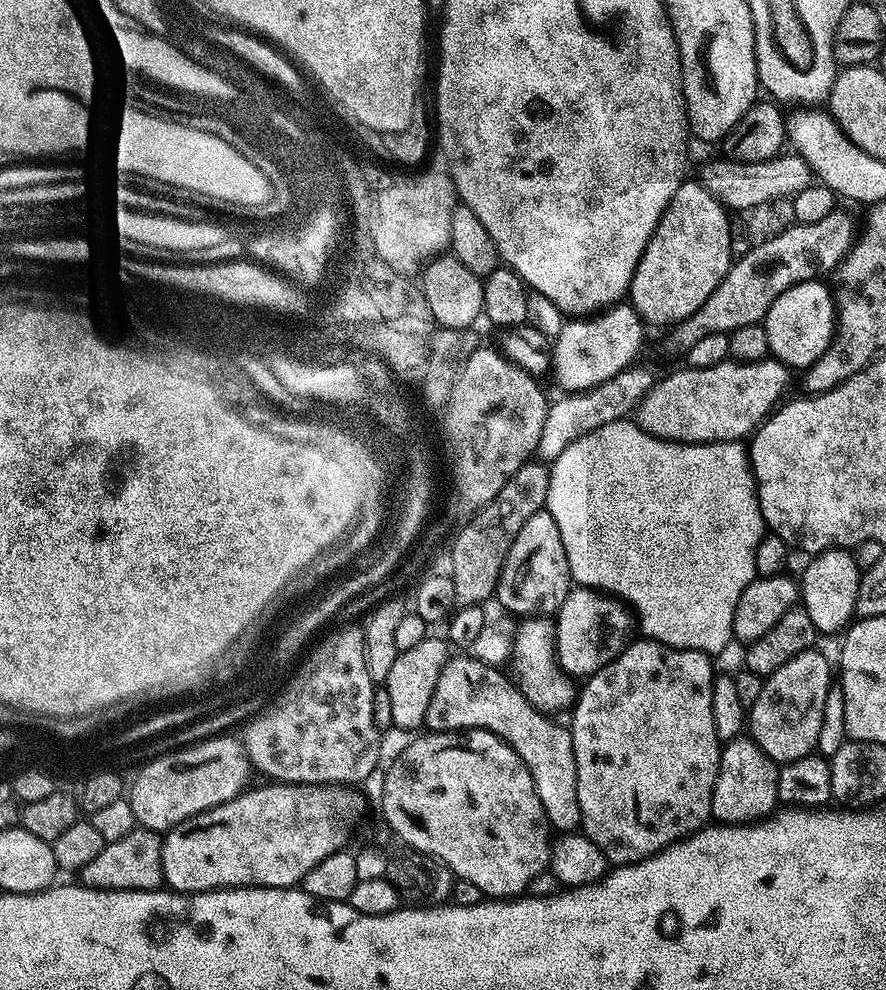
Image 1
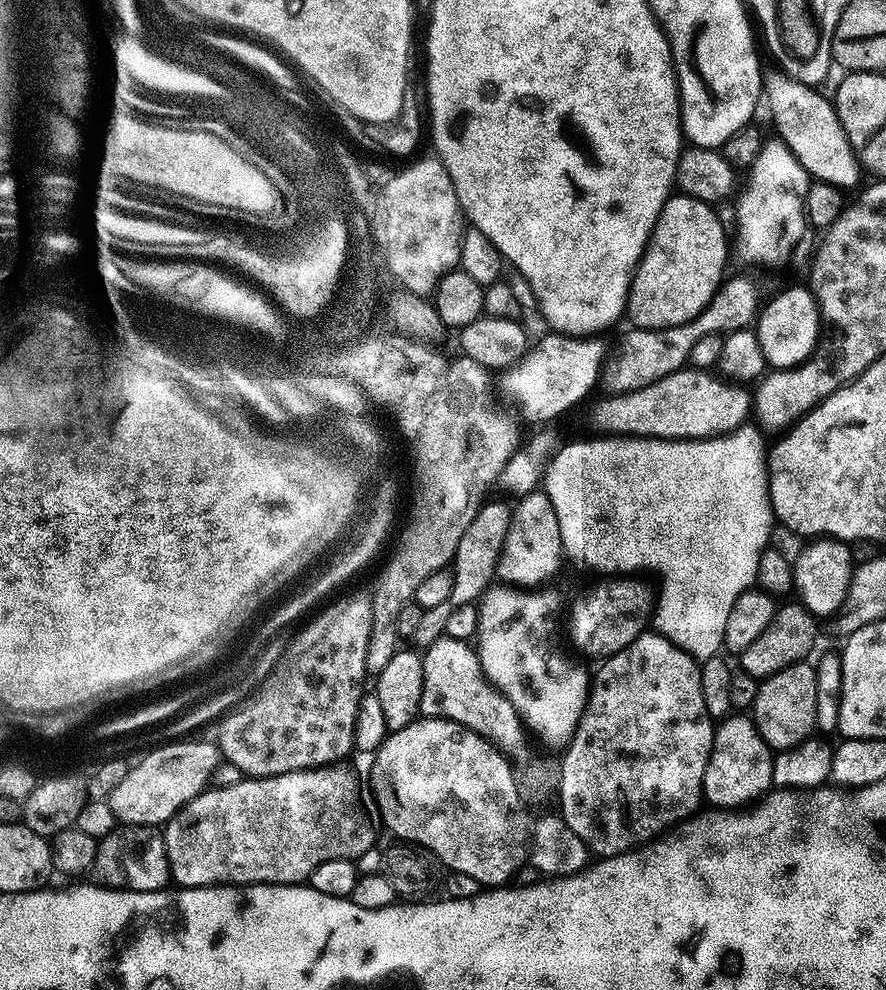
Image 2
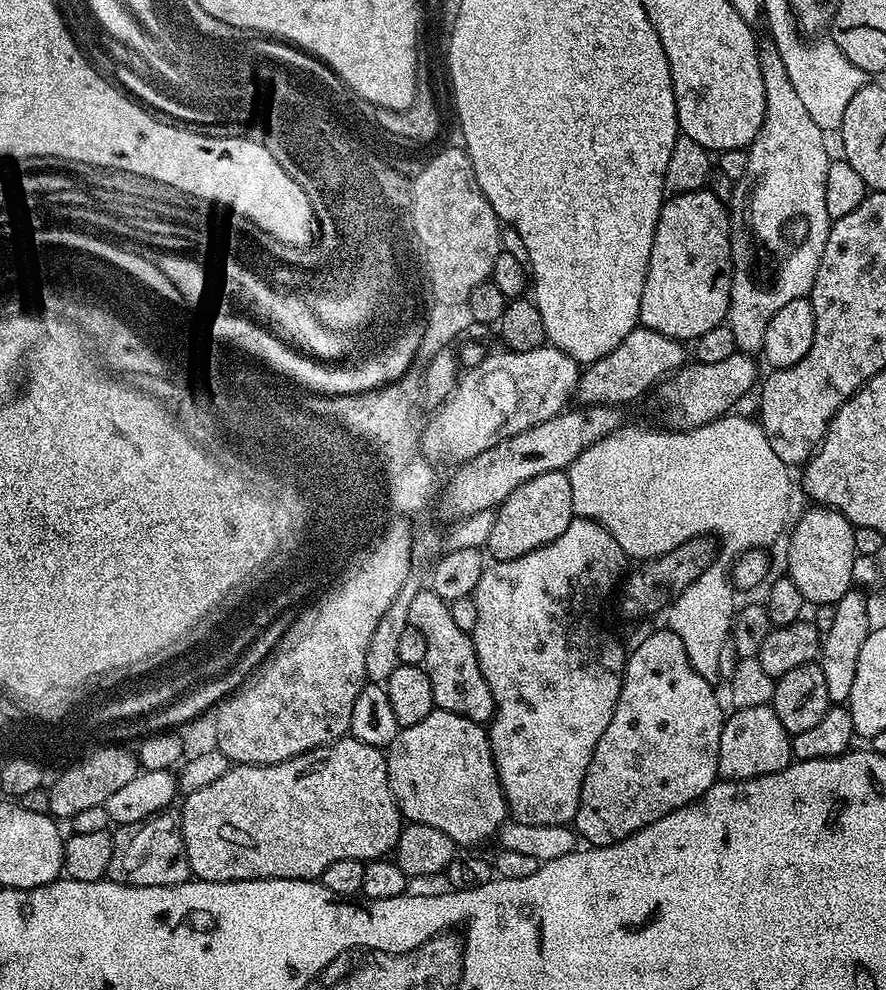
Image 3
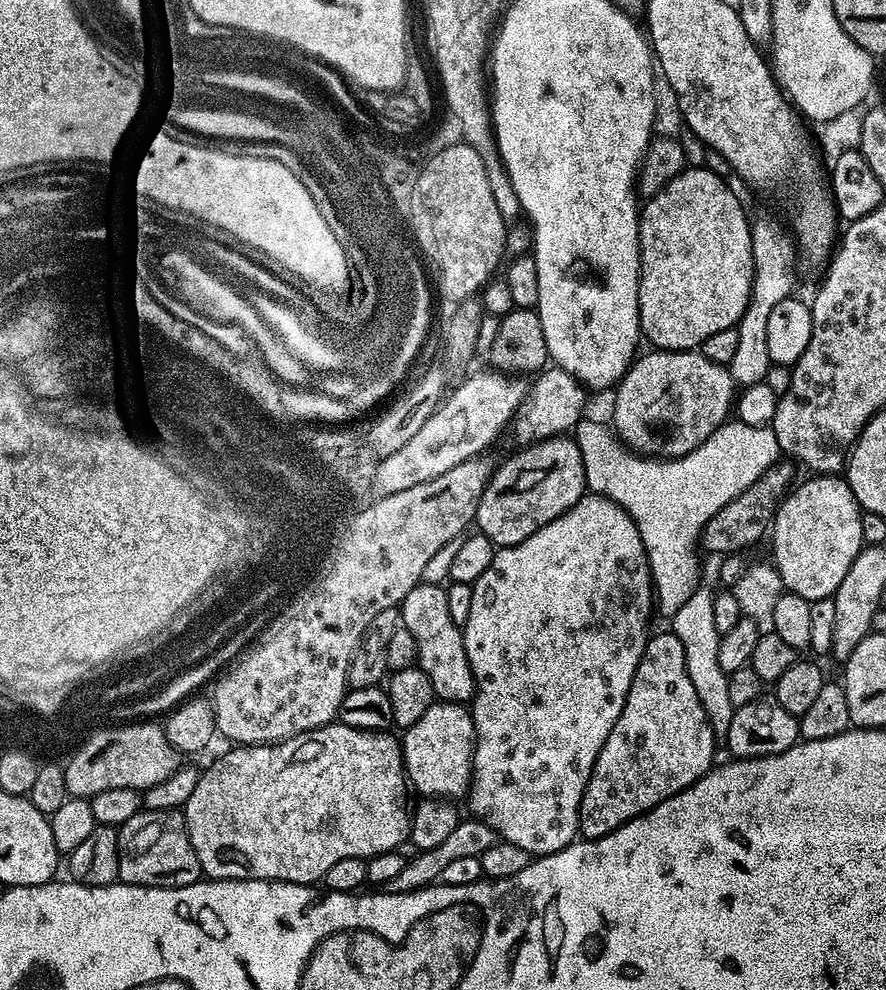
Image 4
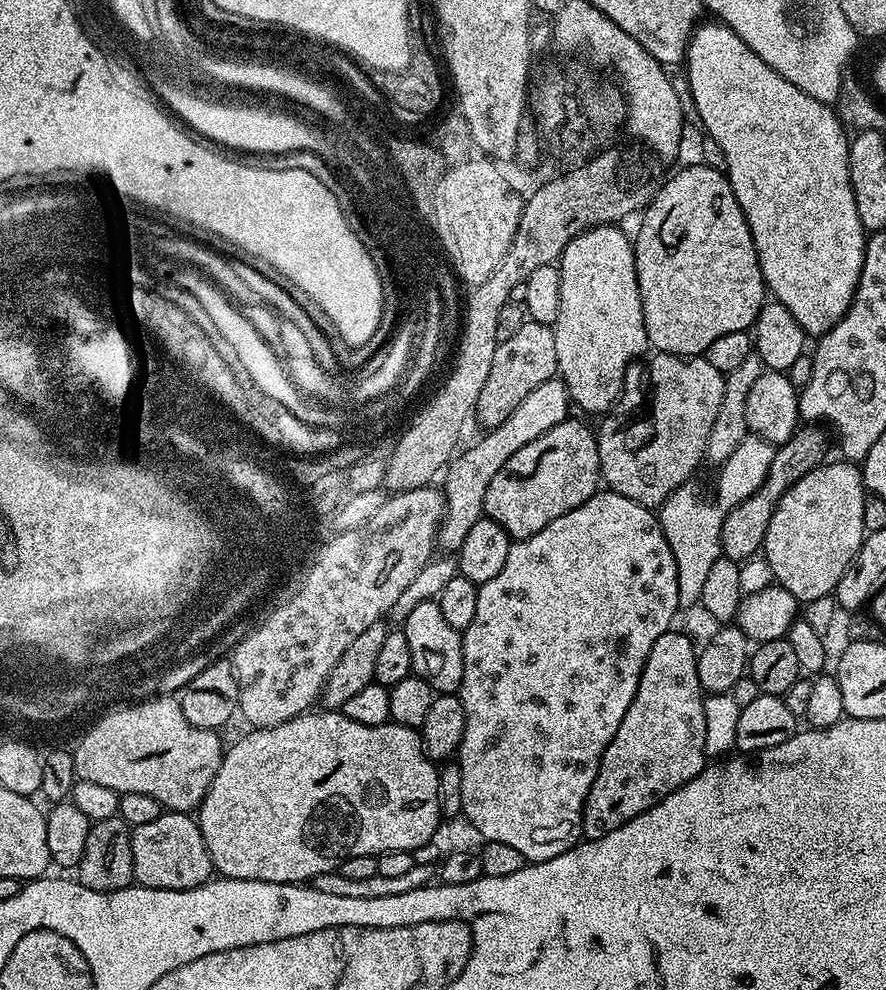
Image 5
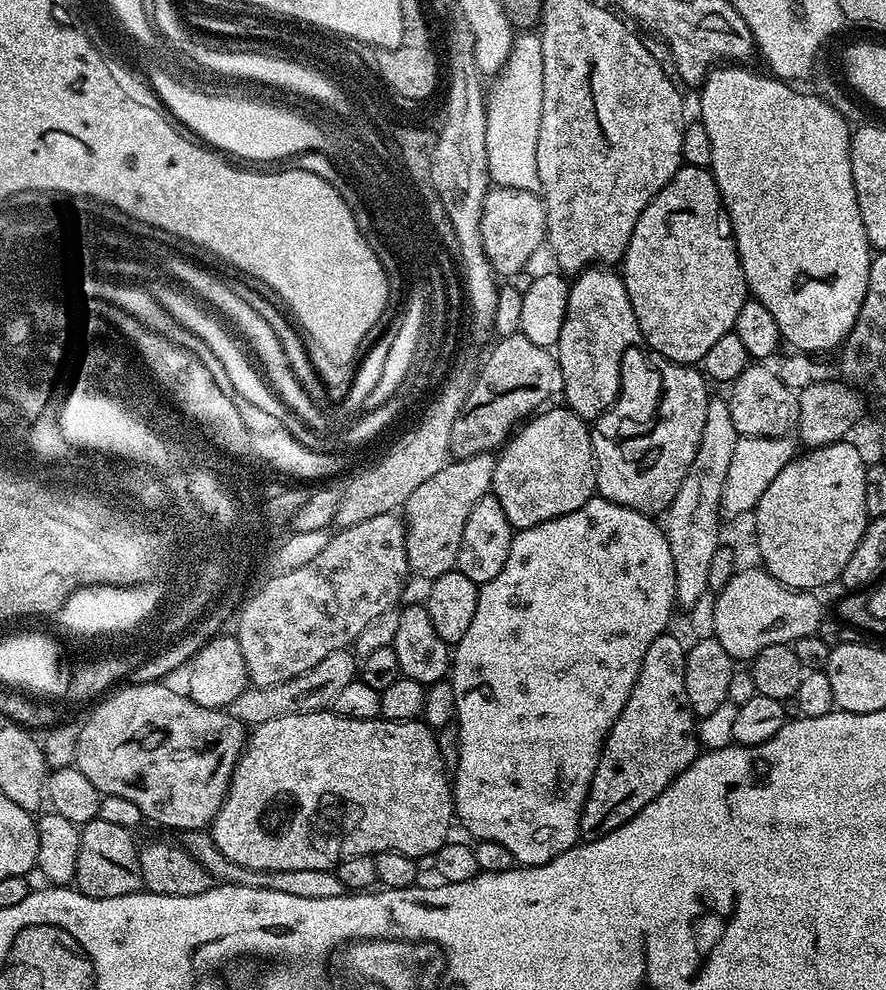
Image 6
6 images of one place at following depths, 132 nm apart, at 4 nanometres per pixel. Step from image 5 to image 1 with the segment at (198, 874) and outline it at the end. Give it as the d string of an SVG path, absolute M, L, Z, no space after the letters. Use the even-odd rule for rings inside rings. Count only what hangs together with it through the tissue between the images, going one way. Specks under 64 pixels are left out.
M136 827L133 832L126 834L126 838L109 840L105 843L102 854L91 862L86 862L78 873L78 880L85 888L100 888L103 892L154 892L164 884L162 870L162 846L164 841L161 833L152 832L149 828Z

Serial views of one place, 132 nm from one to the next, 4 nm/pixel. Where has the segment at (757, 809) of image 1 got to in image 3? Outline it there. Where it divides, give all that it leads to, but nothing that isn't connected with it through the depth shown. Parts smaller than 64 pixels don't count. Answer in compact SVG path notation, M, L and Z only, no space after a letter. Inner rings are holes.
M769 705L738 708L725 719L722 738L718 742L718 773L723 779L749 780L766 774L774 774L793 763L793 760L792 736L782 726L782 722L778 722L778 714L774 714L774 710Z

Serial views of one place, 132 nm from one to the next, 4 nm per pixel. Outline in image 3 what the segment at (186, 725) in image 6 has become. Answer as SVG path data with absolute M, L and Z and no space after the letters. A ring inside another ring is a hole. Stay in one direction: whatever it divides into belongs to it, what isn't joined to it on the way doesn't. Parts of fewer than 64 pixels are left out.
M100 746L97 752L89 754L85 760L77 759L69 769L61 771L52 788L47 789L48 806L47 811L51 813L57 821L68 822L81 810L86 810L86 806L98 806L105 804L121 786L126 786L130 778L134 778L138 771L138 760L132 756L124 746Z

